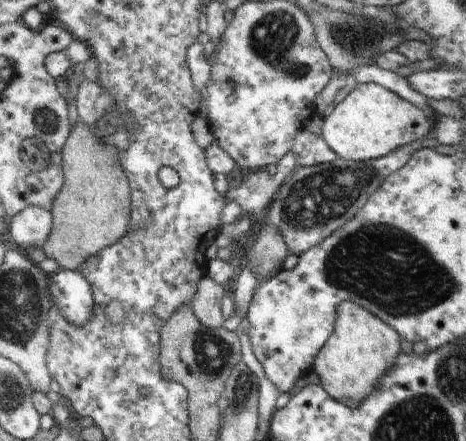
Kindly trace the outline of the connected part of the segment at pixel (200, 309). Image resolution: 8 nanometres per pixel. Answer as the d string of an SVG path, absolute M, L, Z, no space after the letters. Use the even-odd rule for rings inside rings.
M208 276L198 281L190 305L198 320L206 327L217 329L224 326L223 298L225 293L226 289Z

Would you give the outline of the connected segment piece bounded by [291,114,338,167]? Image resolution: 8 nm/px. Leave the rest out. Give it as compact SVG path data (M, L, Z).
M315 114L295 136L291 151L296 155L298 166L330 163L338 158L322 136L322 125L320 116Z

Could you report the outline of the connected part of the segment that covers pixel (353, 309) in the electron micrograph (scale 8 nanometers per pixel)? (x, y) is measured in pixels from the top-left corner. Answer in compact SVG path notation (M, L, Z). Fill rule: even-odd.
M341 302L336 307L334 330L320 352L315 356L312 369L318 374L319 384L332 398L340 402L347 398L359 403L370 394L371 388L374 388L378 377L393 365L395 356L402 351L400 349L400 339L401 336L392 327L389 327L377 316L372 315L364 307L359 307L355 302Z

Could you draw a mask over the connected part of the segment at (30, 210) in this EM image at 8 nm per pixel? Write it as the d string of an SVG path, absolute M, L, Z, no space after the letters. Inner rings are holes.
M28 207L20 215L6 219L10 238L22 250L43 248L53 232L53 215L42 207Z

